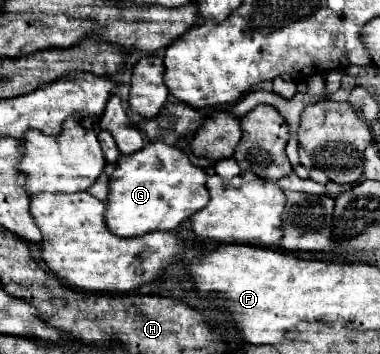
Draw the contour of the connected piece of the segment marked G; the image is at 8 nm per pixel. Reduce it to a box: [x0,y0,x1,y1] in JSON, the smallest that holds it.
[104,142,208,238]

